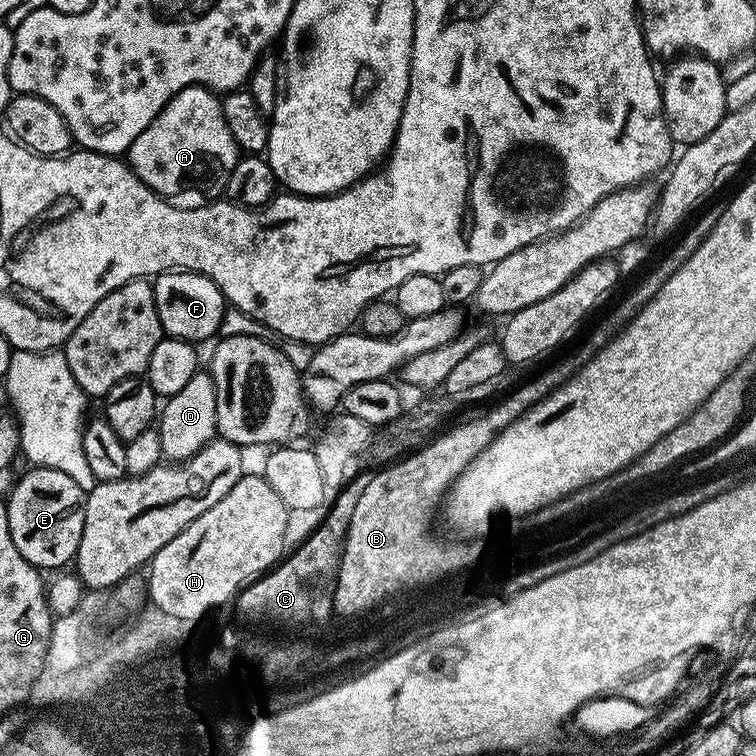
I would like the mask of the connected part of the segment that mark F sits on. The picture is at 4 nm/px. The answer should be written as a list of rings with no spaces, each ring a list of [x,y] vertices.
[[[183,270],[161,272],[155,277],[152,289],[158,306],[161,329],[169,337],[189,342],[208,339],[211,341],[219,333],[226,311],[226,301],[220,293],[220,287],[208,276],[202,275],[201,272]]]

